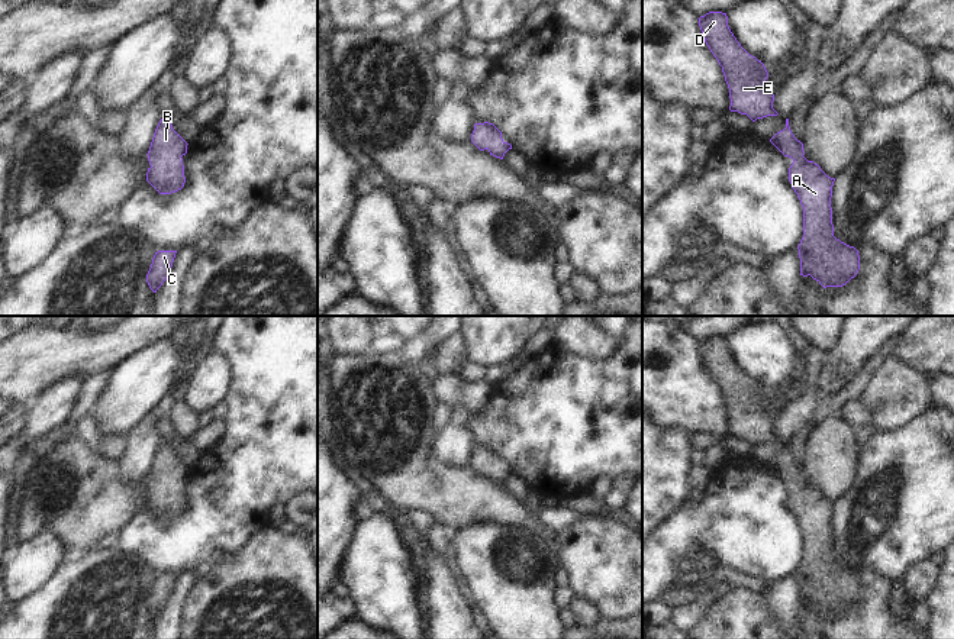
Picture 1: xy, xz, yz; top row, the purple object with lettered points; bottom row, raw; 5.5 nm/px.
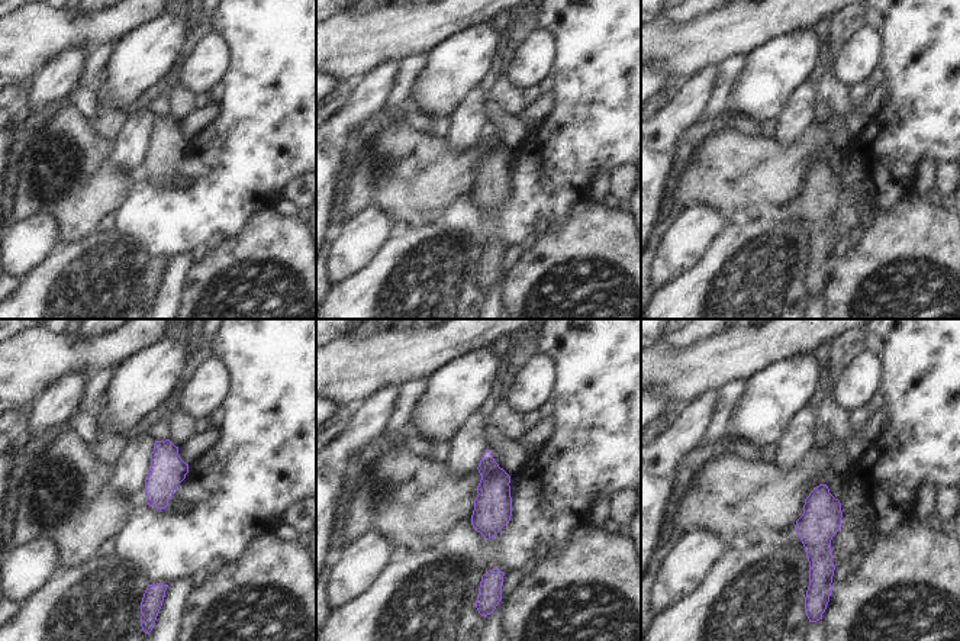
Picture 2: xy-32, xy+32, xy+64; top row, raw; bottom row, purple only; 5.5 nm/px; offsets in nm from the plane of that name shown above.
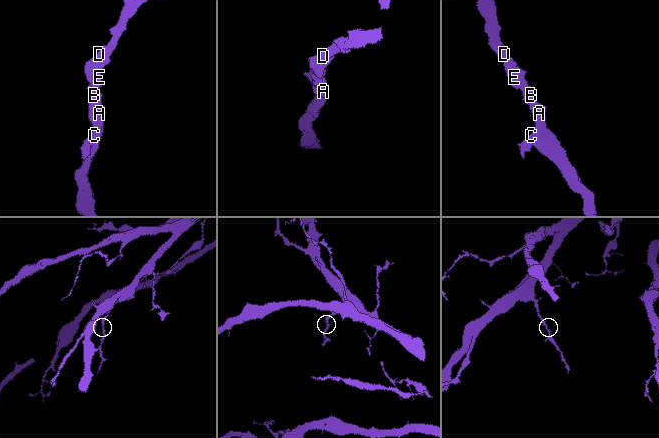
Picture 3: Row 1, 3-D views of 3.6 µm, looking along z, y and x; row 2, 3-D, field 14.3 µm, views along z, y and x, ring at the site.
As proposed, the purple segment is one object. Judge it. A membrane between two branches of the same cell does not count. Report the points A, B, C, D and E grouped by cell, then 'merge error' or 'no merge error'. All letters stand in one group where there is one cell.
A B C D E; no merge error

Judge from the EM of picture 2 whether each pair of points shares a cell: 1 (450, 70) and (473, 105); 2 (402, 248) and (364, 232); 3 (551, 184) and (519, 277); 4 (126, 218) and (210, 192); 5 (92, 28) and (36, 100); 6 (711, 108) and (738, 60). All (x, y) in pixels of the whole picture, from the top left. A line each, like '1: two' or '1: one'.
1: two
2: two
3: two
4: one
5: two
6: one

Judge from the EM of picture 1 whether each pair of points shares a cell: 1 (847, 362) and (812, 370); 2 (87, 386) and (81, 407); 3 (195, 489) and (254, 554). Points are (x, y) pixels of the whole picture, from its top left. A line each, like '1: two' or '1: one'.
1: two
2: one
3: two

